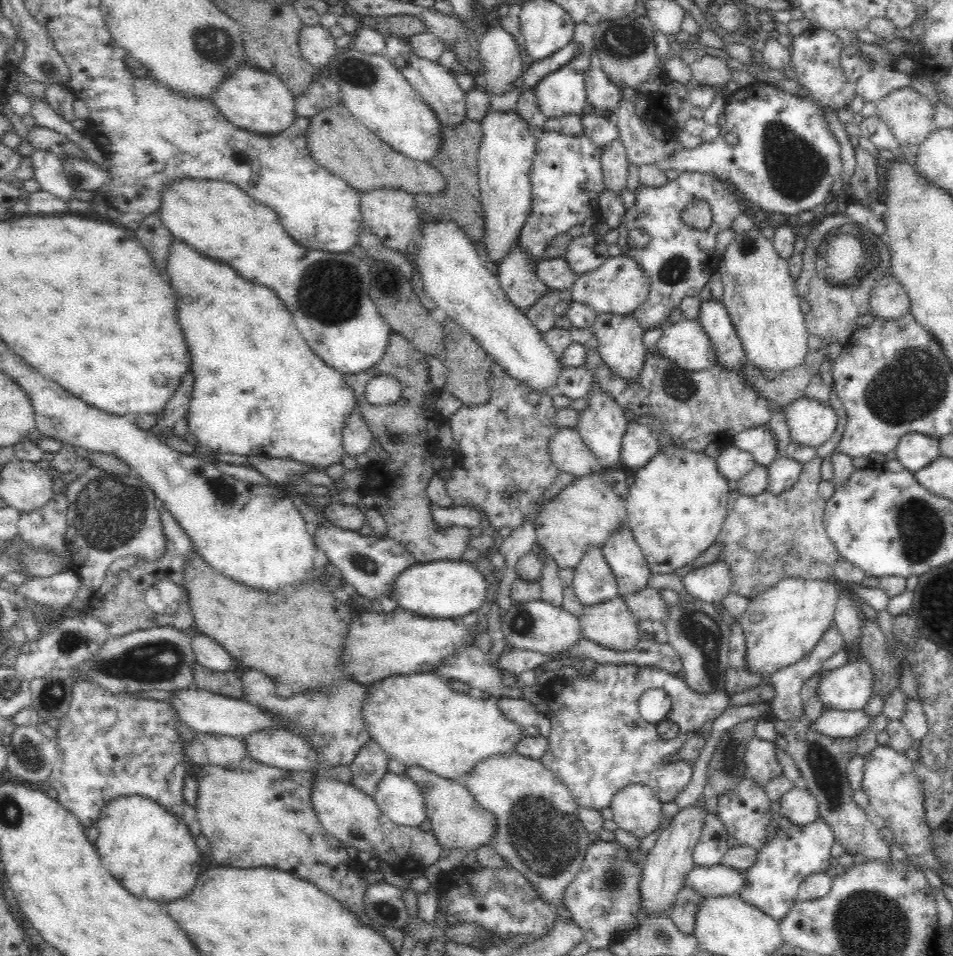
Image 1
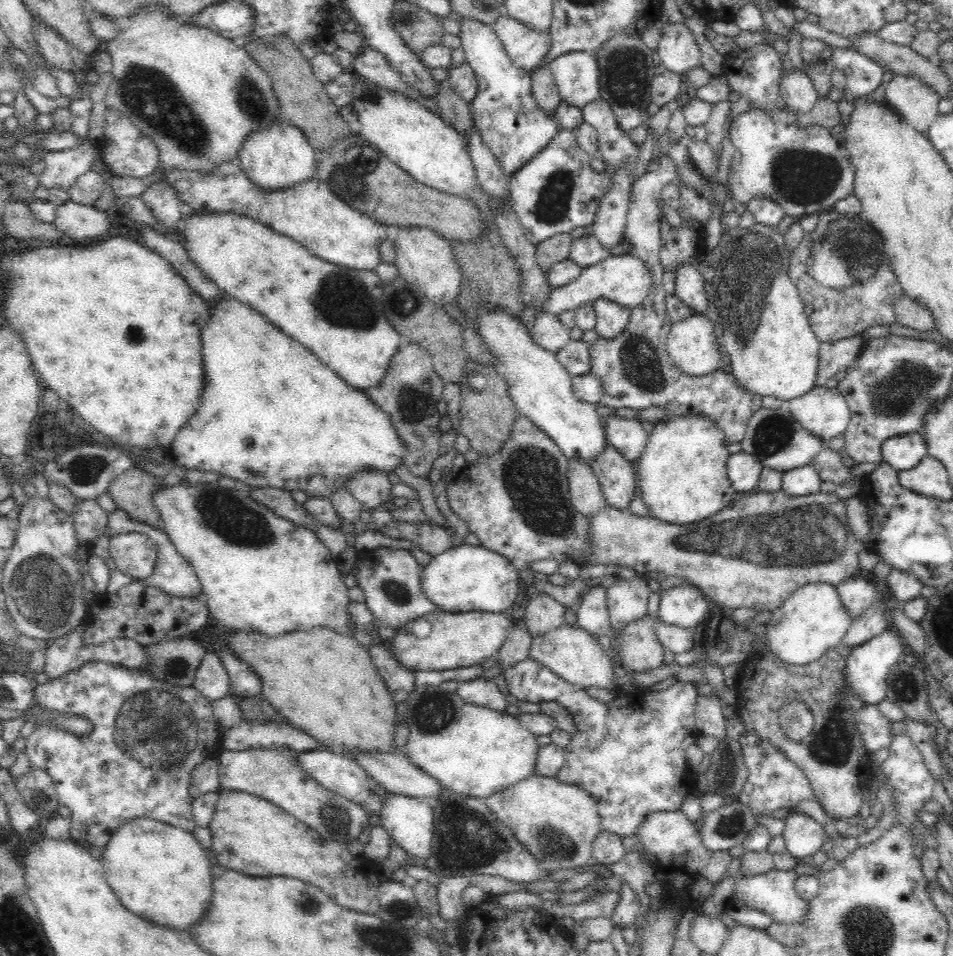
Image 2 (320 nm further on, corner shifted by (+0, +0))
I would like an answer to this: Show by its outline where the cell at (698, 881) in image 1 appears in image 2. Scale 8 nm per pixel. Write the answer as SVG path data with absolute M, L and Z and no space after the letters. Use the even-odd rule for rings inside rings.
M775 868L756 876L741 875L731 898L738 899L740 903L761 910L772 918L774 923L784 923L786 925L790 923L803 923L809 904L808 901L800 898L795 891L795 883L798 878L799 876L792 869L777 870Z

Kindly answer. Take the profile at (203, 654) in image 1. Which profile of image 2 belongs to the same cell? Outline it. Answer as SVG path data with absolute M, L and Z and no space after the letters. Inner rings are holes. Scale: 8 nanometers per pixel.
M208 651L204 655L204 660L196 672L193 687L211 701L220 700L230 694L227 671L216 653Z

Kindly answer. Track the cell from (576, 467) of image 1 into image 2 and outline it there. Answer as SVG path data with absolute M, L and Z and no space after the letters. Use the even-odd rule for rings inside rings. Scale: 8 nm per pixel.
M570 461L567 475L571 504L580 514L590 518L608 506L598 477L588 463Z

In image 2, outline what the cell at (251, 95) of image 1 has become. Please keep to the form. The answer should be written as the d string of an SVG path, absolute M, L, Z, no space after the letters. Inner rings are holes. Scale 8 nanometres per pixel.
M279 120L274 126L252 134L244 141L238 158L241 170L249 180L265 192L286 190L304 184L316 176L318 153L309 144L304 134L296 126L287 126Z

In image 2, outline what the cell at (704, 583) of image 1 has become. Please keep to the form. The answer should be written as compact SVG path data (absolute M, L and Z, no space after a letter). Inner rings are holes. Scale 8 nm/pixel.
M688 585L660 591L658 618L663 624L682 628L696 627L706 621L707 598L701 589Z

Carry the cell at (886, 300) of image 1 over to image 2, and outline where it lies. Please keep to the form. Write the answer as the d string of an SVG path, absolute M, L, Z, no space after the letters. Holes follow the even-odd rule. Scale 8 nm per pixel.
M904 295L894 303L897 324L918 332L934 332L936 323L929 308Z

